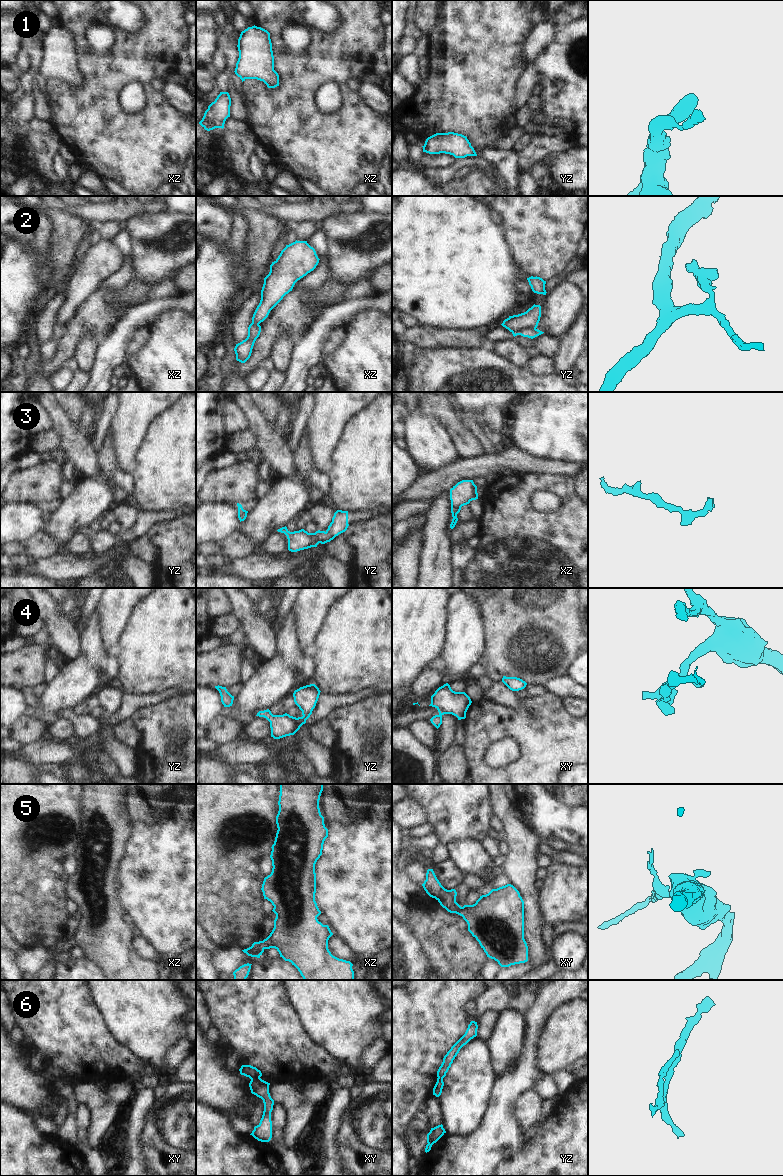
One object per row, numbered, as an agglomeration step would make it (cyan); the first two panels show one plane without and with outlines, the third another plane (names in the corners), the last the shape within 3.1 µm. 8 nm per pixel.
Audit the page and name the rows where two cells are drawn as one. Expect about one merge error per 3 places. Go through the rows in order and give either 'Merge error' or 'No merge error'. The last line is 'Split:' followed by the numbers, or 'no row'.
1: No merge error
2: Merge error
3: No merge error
4: Merge error
5: No merge error
6: Merge error
Split: 2, 4, 6

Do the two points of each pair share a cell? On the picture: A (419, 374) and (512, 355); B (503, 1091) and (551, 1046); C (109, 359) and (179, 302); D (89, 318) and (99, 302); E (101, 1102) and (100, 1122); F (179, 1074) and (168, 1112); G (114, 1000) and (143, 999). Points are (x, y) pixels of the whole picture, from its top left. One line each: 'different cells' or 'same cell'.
A: different cells
B: different cells
C: same cell
D: same cell
E: same cell
F: different cells
G: same cell

